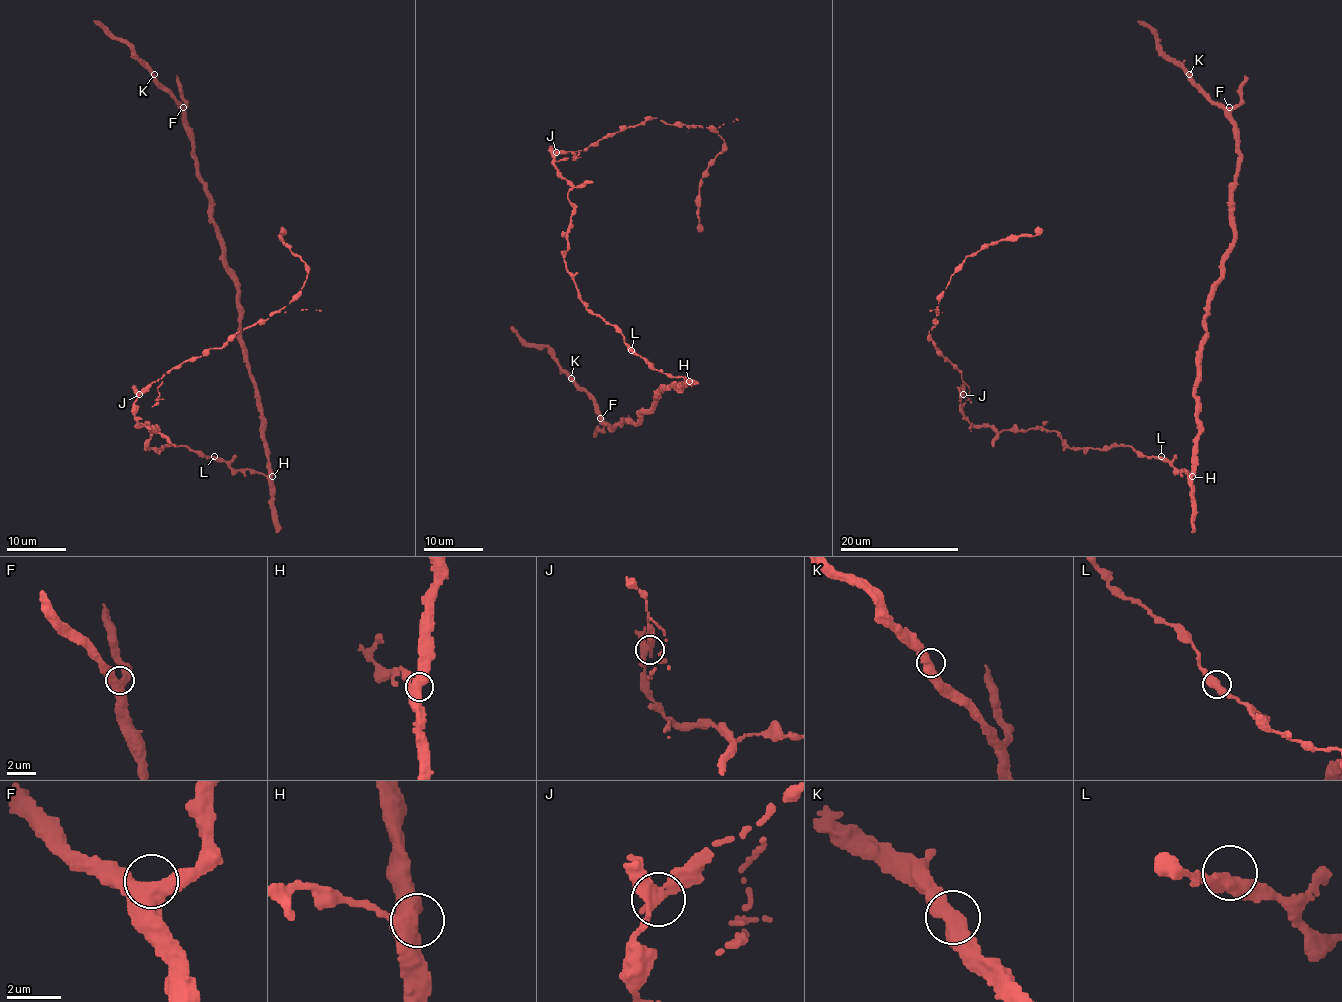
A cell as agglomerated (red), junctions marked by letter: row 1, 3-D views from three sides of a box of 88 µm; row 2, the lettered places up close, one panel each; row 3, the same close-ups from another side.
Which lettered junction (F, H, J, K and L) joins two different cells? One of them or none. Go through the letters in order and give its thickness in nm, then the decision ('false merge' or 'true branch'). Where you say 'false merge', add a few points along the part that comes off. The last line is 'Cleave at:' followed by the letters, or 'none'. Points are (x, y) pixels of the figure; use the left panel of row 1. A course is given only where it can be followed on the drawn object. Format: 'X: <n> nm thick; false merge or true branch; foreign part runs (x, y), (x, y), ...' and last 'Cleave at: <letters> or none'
F: 400 nm thick; true branch
H: 400 nm thick; true branch
J: 400 nm thick; false merge; foreign part runs (139, 395), (183, 361), (223, 346), (295, 297), (308, 266), (284, 243), (284, 229)
K: 480 nm thick; true branch
L: 420 nm thick; true branch
Cleave at: J

